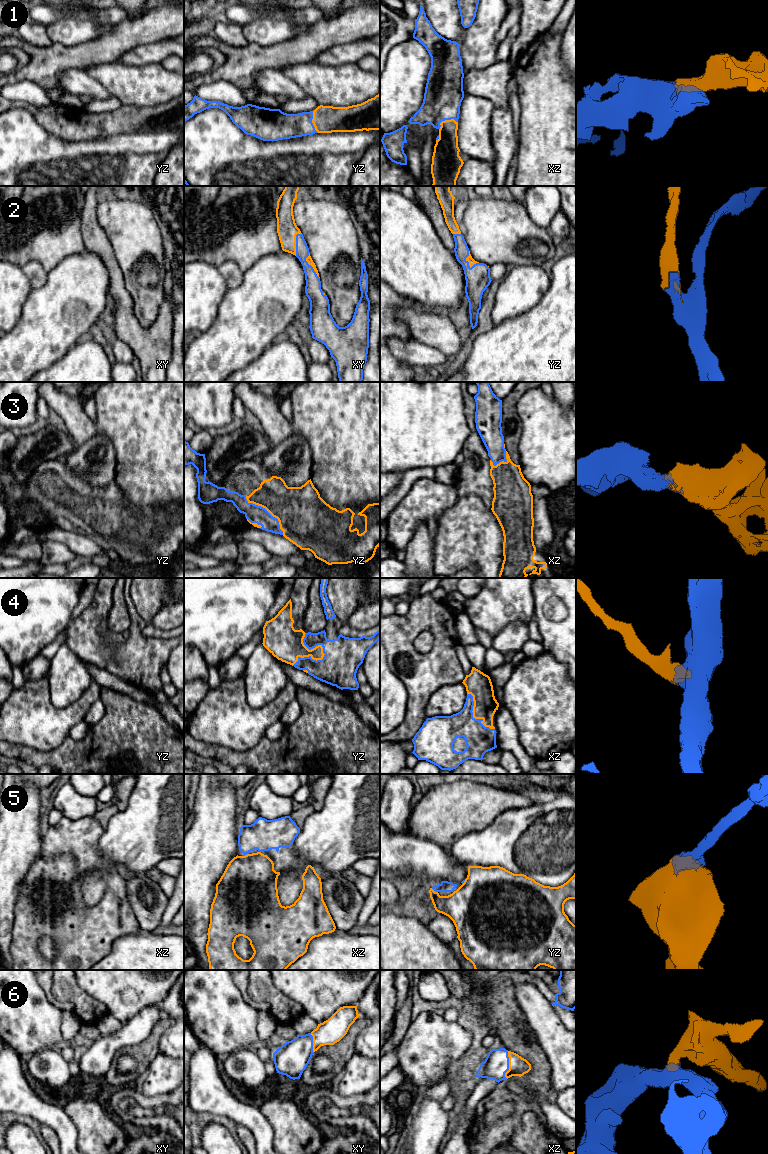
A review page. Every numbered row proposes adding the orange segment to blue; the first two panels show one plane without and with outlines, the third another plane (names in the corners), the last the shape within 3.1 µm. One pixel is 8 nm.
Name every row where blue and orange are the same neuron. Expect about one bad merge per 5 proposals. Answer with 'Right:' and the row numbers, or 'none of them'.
Right: 1, 2, 3, 4, 5, 6

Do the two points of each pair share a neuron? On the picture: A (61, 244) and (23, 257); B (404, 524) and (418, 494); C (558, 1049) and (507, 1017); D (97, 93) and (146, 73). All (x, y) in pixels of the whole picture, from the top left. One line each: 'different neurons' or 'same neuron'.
A: same neuron
B: same neuron
C: different neurons
D: different neurons

